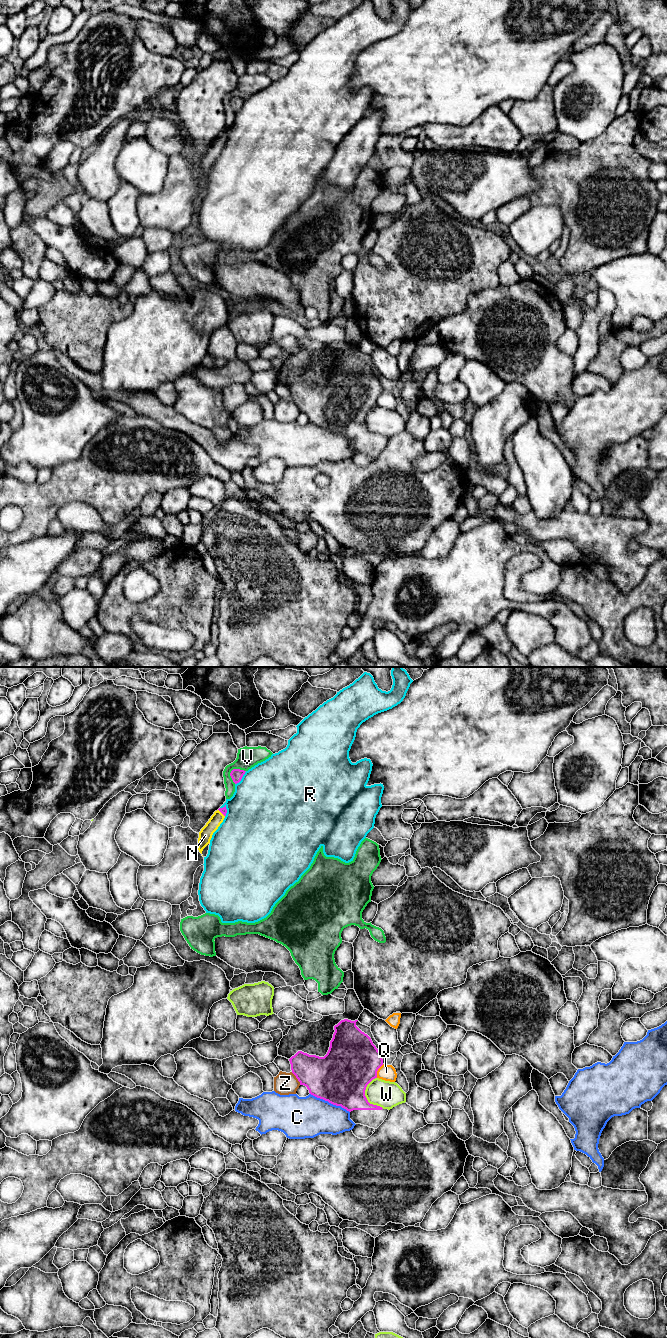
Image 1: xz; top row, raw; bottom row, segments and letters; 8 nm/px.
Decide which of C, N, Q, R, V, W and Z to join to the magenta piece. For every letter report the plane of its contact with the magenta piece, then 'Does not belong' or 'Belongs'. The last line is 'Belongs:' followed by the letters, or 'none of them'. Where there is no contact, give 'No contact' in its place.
C: Touches magenta in xz. Does not belong
N: Touches magenta in xz. Belongs
Q: Touches magenta in xz. Does not belong
R: Touches magenta in xz. Does not belong
V: Touches magenta in xz. Does not belong
W: Touches magenta in xz. Does not belong
Z: Touches magenta in xz. Does not belong
Belongs: N

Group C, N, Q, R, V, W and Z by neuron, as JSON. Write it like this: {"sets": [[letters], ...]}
{"sets": [["C"], ["N"], ["Q"], ["R"], ["V"], ["W"], ["Z"]]}

